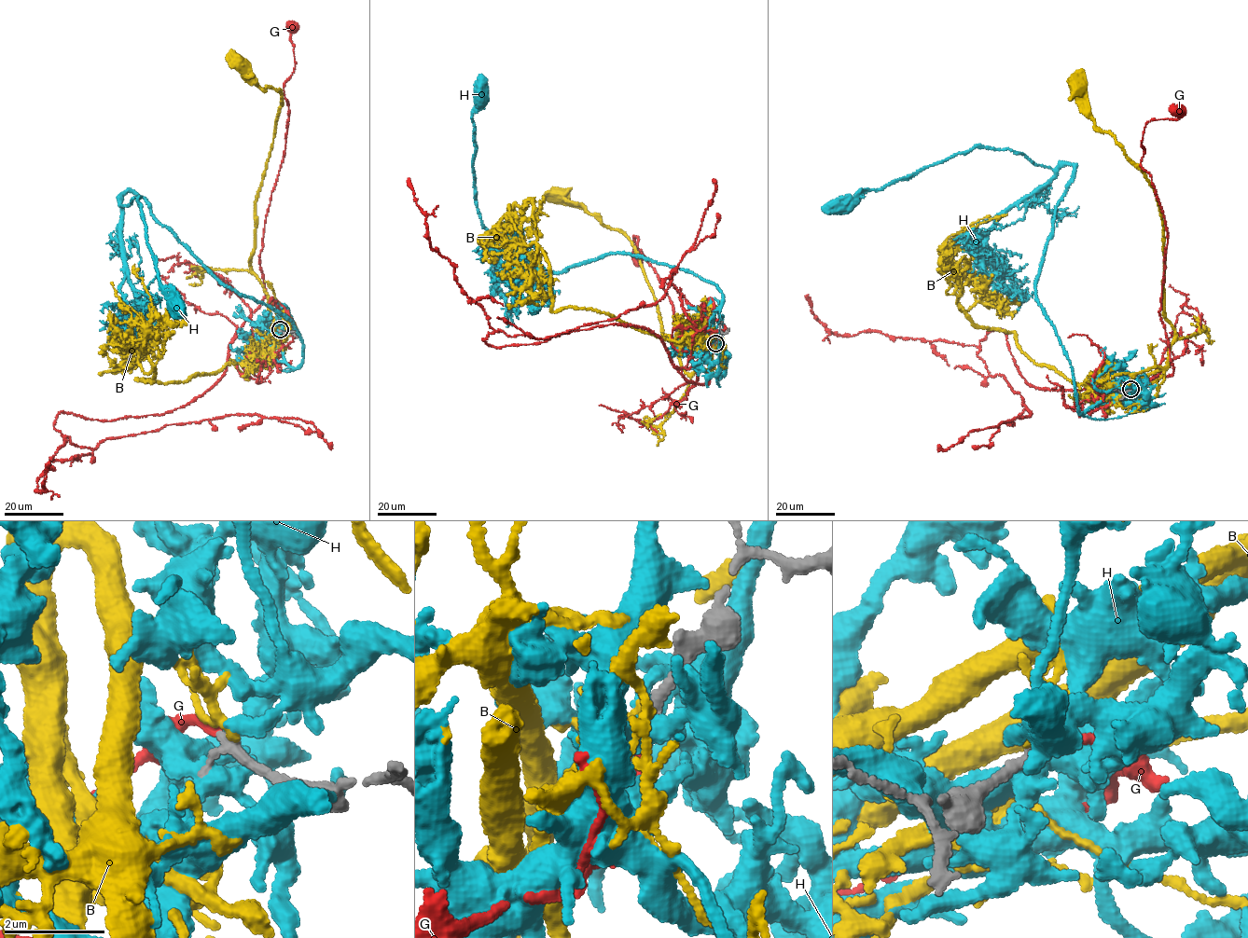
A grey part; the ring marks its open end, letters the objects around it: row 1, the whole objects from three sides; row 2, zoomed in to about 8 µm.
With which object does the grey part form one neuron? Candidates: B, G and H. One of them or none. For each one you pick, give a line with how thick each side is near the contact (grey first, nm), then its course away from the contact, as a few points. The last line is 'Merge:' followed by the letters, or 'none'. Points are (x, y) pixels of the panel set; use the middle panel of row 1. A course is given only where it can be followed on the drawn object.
G: Thickness 200 nm (grey) against 160 nm
Merge: G

